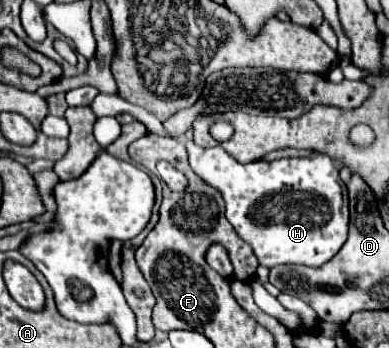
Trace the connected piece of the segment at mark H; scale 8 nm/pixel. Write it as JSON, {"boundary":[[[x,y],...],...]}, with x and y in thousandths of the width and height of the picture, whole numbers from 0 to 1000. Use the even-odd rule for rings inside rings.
{"boundary":[[[494,399],[473,405],[488,474],[535,532],[550,532],[581,578],[581,624],[607,670],[653,716],[668,761],[710,767],[725,756],[776,756],[823,767],[859,739],[889,698],[897,667],[897,575],[889,534],[874,520],[874,486],[828,440],[802,451],[730,451],[710,463],[612,468],[576,428],[524,428]]]}

